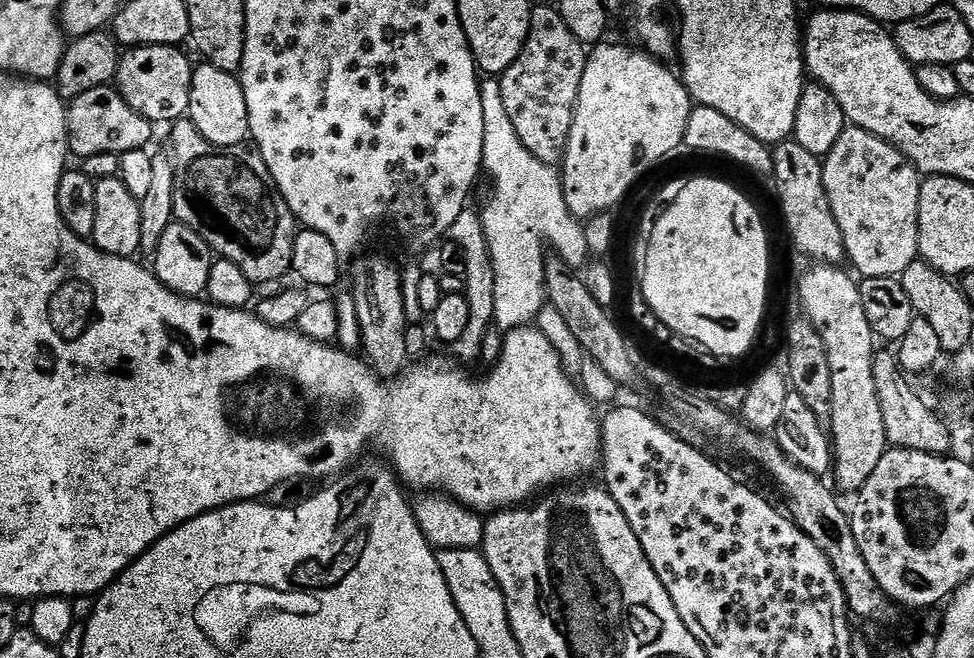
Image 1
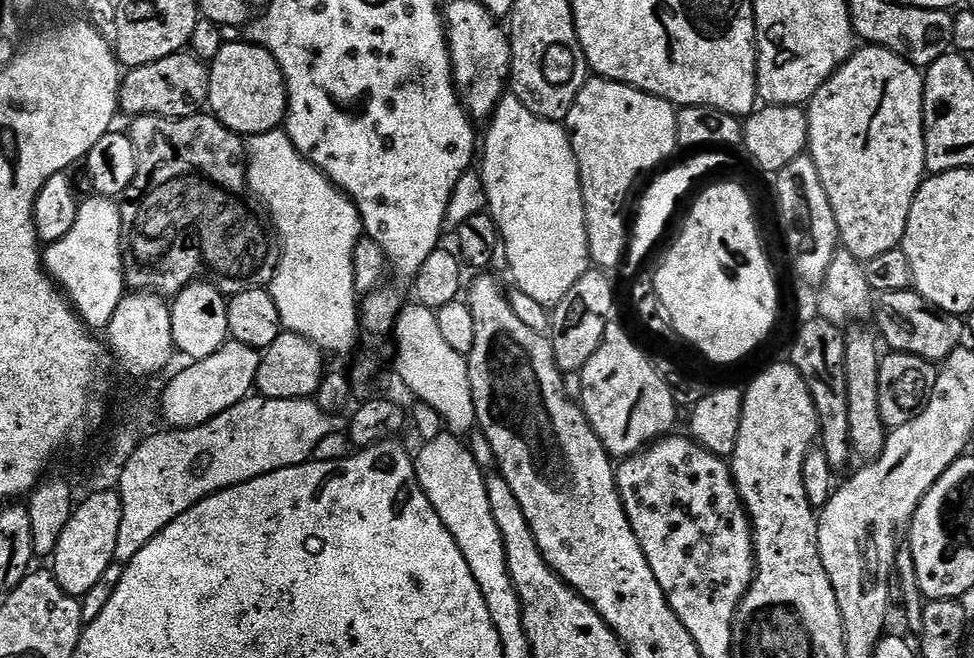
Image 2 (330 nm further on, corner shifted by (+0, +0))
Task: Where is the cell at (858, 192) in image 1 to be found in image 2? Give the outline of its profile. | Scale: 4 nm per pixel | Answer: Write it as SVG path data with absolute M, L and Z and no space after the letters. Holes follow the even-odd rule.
M860 46L812 95L806 111L808 152L814 166L818 166L822 190L826 190L826 198L830 198L843 251L854 254L863 262L878 258L878 254L886 254L886 250L901 247L910 206L914 206L914 198L926 179L922 139L924 72L888 48Z

